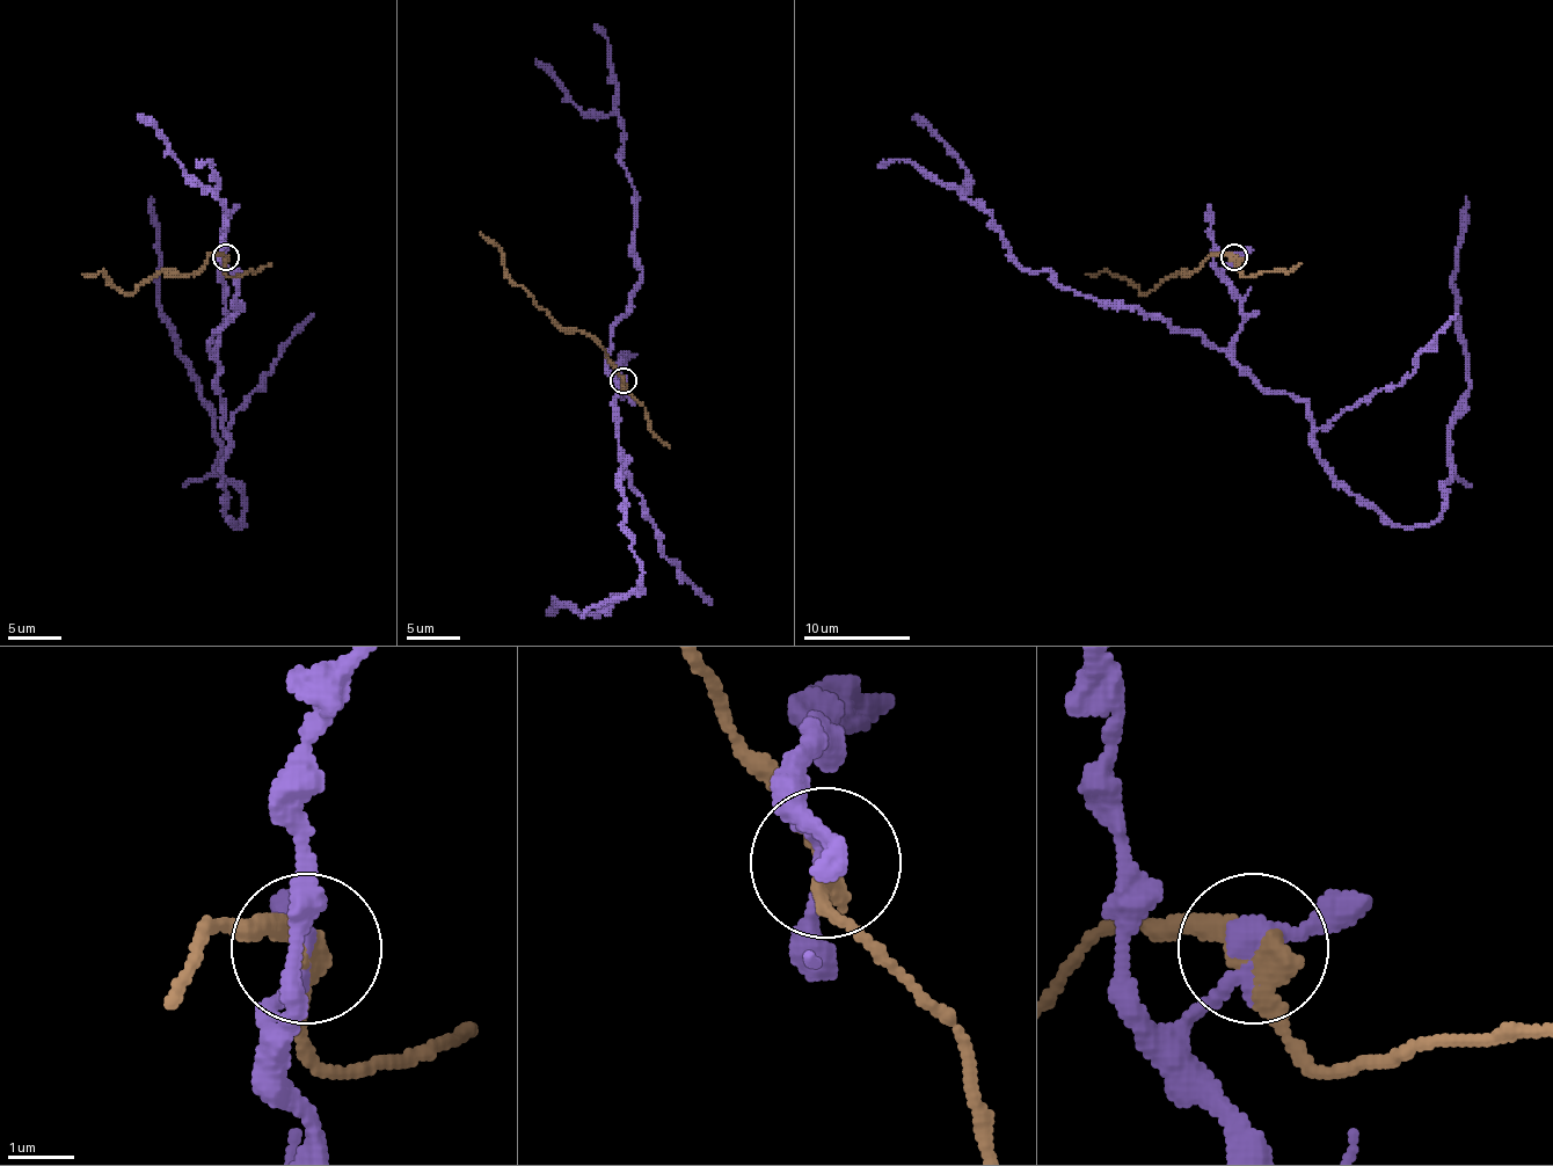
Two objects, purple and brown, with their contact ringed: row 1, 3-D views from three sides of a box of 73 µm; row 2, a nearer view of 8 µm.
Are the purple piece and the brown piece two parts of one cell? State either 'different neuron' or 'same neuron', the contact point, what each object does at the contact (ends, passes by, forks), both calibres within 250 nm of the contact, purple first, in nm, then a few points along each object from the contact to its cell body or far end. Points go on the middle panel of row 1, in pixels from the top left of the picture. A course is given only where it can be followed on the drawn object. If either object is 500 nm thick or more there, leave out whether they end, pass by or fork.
different neuron; at (624, 380); purple passes by; brown passes by; 240 nm thick on the purple side, 280 nm on the other; purple runs (624, 381), (619, 370), (624, 530), (642, 589), (613, 597), (595, 616), (558, 599), (549, 612); brown runs (624, 381), (589, 336), (566, 330), (509, 277), (501, 250), (480, 232)

